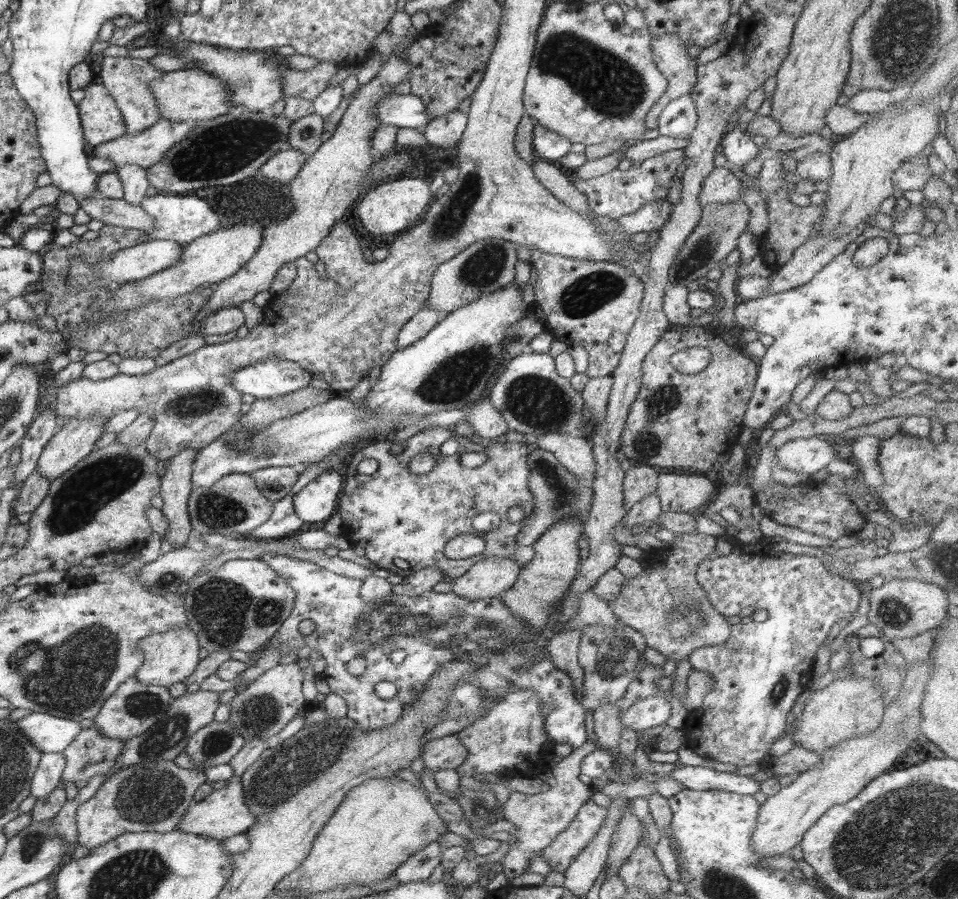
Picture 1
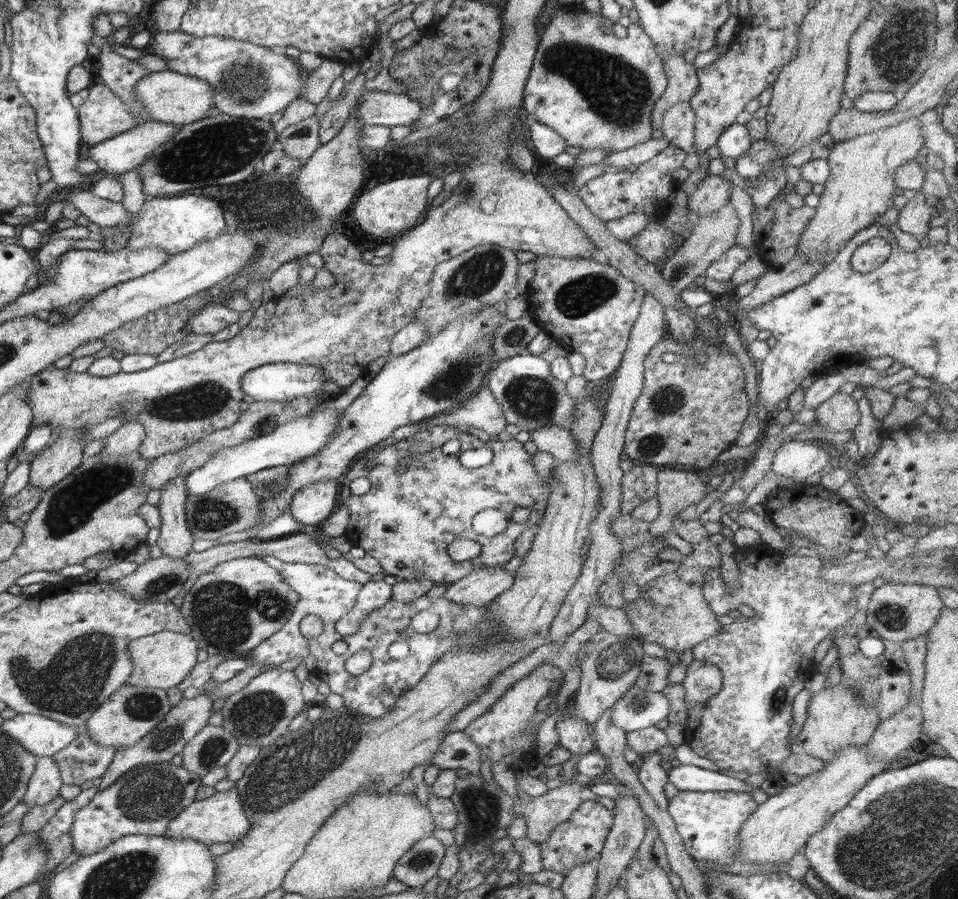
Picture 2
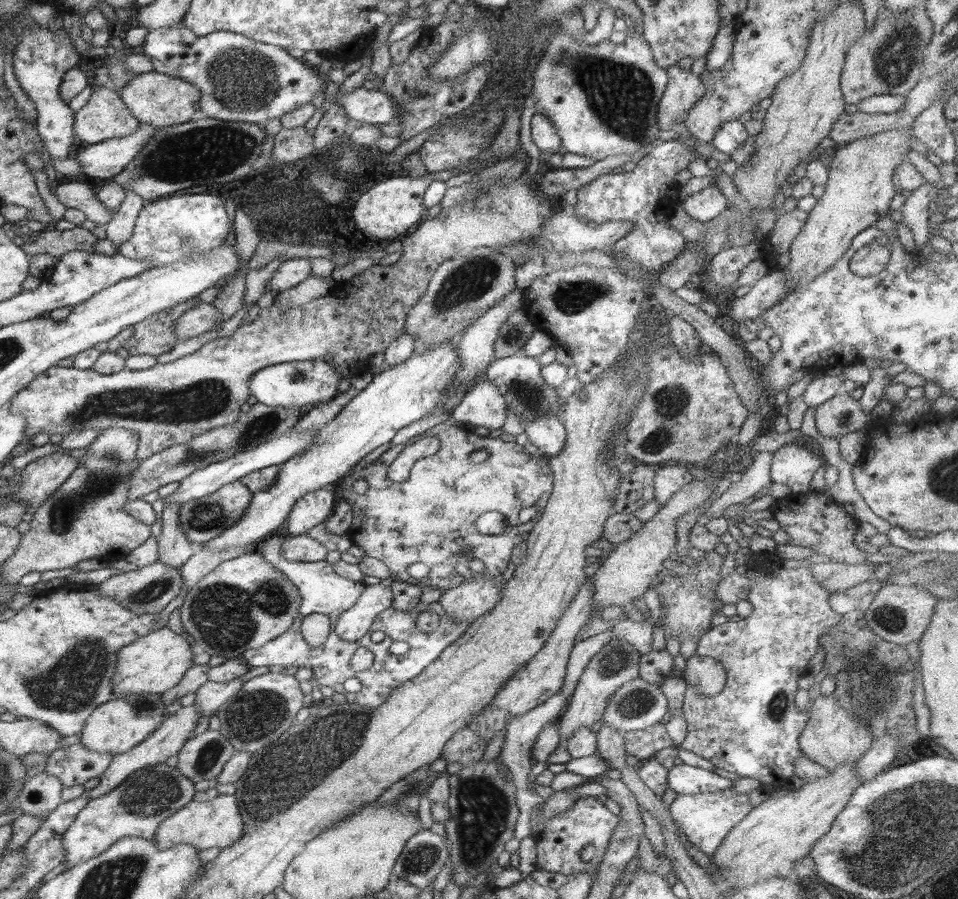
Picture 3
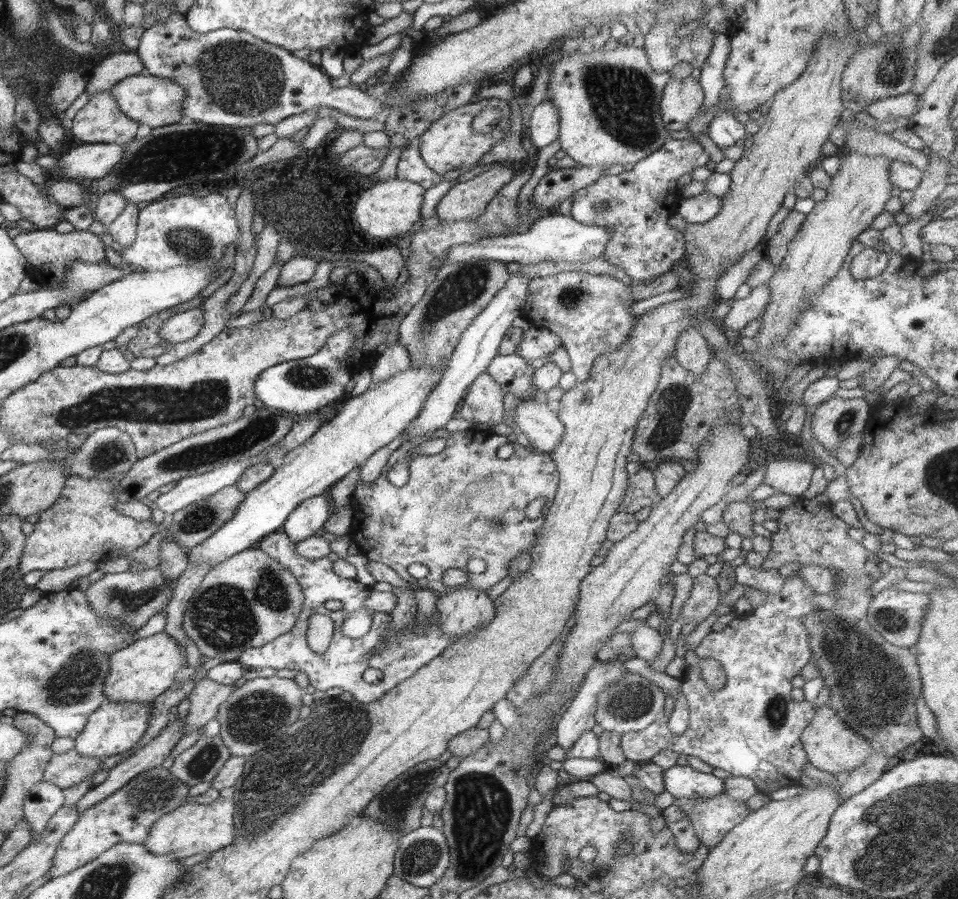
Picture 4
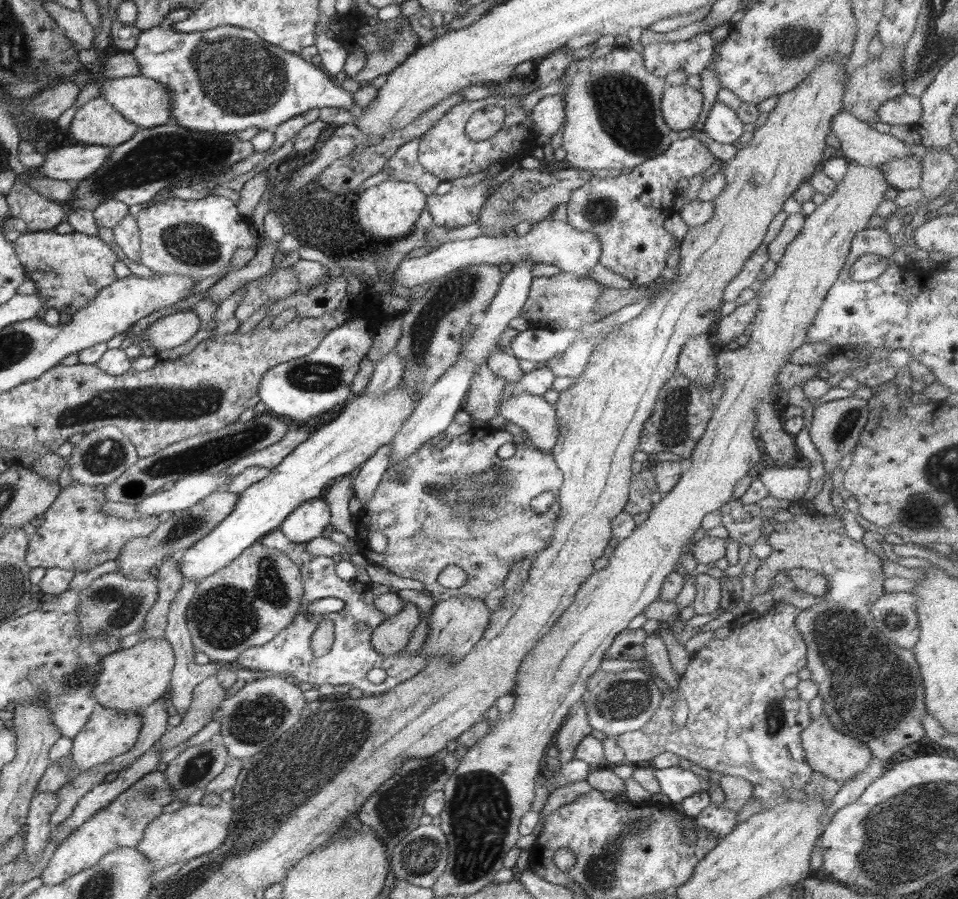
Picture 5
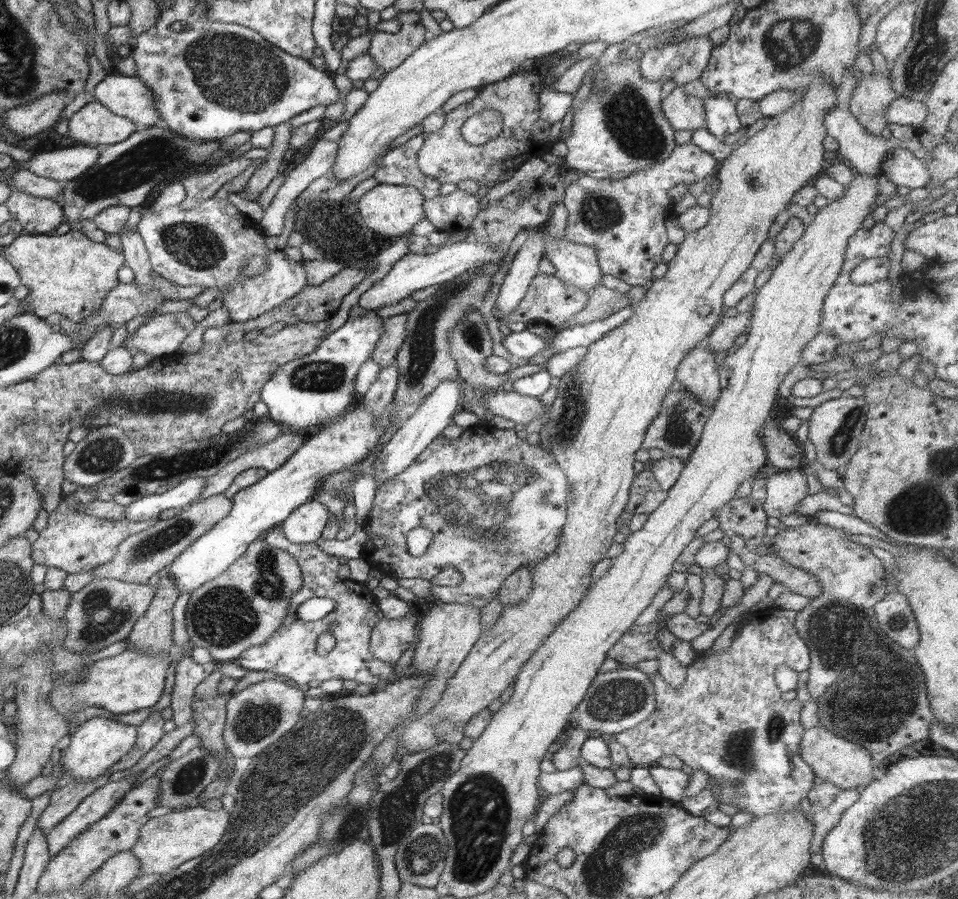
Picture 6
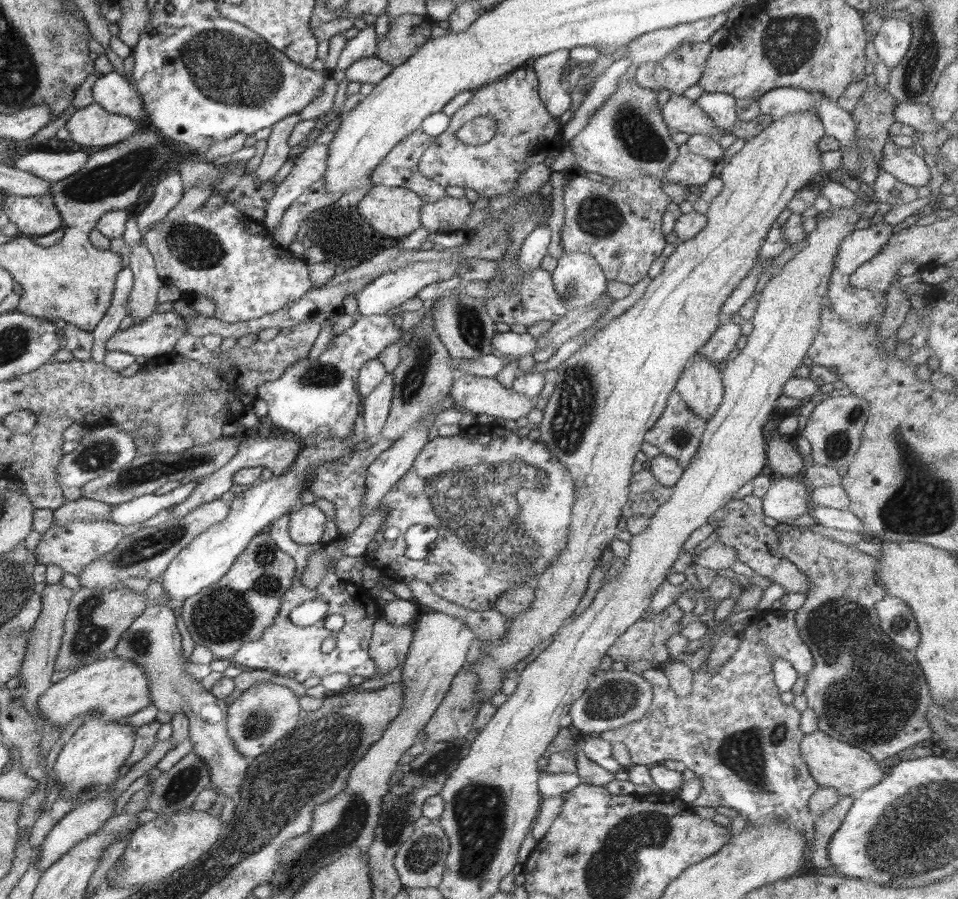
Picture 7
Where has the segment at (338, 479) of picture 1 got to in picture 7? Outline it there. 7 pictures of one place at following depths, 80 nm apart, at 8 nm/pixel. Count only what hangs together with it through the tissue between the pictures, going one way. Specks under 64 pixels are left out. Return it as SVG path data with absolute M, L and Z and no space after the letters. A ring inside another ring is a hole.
M300 504L298 511L289 513L289 533L292 540L299 545L314 545L320 543L326 514L315 504Z

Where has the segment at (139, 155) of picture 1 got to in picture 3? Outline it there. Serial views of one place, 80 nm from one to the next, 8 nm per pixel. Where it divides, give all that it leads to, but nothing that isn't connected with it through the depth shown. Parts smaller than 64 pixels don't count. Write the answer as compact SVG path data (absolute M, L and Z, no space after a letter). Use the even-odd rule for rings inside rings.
M150 124L145 125L146 127L138 129L131 135L80 148L75 159L81 164L82 174L96 182L110 180L118 175L146 147L147 140L160 130Z

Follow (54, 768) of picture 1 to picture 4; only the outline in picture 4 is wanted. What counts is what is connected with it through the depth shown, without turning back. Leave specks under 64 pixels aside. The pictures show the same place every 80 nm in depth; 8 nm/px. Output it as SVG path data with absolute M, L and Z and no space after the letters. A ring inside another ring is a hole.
M41 780L31 786L24 799L22 816L30 825L33 839L34 836L46 831L48 821L63 807L64 801L63 789L56 784Z

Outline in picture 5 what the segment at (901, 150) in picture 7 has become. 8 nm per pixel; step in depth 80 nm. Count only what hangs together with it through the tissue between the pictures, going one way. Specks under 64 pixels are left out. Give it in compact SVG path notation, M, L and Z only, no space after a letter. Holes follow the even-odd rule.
M916 159L889 160L880 167L889 186L898 190L918 188L921 185L923 166Z

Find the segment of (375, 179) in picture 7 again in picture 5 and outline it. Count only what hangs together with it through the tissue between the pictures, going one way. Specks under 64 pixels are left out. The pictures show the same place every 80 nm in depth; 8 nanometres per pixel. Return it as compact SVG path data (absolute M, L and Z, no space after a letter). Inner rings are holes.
M419 138L405 142L388 159L385 166L391 172L389 179L414 183L428 197L434 195L434 190L441 180L430 174L419 163L419 144Z

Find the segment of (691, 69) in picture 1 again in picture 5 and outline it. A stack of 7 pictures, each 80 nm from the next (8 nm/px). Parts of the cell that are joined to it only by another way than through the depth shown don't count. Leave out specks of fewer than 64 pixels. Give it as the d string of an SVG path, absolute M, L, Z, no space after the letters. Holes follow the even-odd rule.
M666 84L661 98L661 111L666 124L674 131L694 128L703 109L703 94L700 90L682 84Z

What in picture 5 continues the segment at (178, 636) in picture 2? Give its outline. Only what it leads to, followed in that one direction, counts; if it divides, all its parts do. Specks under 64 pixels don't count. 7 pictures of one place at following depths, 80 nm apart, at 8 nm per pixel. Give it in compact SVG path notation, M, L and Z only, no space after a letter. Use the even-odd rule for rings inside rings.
M165 638L142 640L133 647L109 654L102 660L103 672L93 693L100 708L137 712L162 699L171 684L171 674L177 659L171 641Z

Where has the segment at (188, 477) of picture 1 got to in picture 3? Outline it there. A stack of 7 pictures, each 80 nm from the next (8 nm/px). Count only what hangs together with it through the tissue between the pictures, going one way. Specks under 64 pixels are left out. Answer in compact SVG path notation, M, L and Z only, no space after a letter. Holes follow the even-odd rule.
M166 504L162 512L162 533L158 537L159 560L182 568L199 550L199 543L190 542L179 525L179 508L182 504Z

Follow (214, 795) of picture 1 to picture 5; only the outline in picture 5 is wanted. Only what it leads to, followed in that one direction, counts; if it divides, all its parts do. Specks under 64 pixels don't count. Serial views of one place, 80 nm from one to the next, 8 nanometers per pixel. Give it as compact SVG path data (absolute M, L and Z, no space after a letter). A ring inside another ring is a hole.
M221 801L218 806L185 804L180 810L160 815L146 830L142 842L135 847L157 868L166 868L176 862L195 859L215 851L227 840L229 826L234 817L230 803Z

